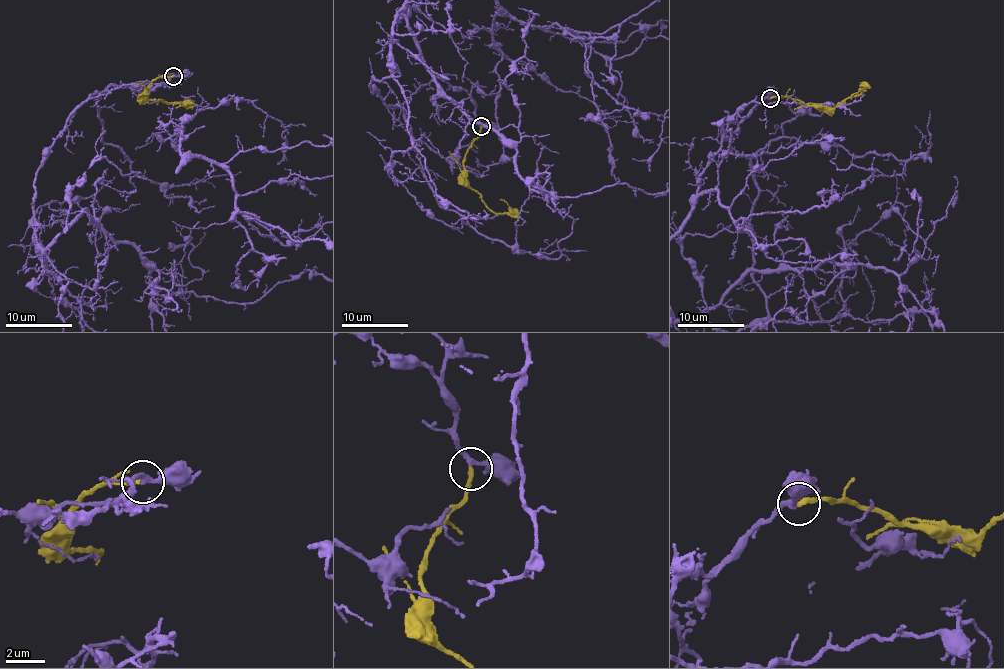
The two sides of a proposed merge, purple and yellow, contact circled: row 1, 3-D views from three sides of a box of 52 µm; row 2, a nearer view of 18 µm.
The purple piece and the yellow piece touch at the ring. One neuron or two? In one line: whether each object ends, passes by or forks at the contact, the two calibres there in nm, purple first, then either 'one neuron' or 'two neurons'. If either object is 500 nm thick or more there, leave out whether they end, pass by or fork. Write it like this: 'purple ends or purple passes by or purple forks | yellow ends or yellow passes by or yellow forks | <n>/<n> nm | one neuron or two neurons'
purple passes by | yellow ends | 240/240 nm | one neuron

